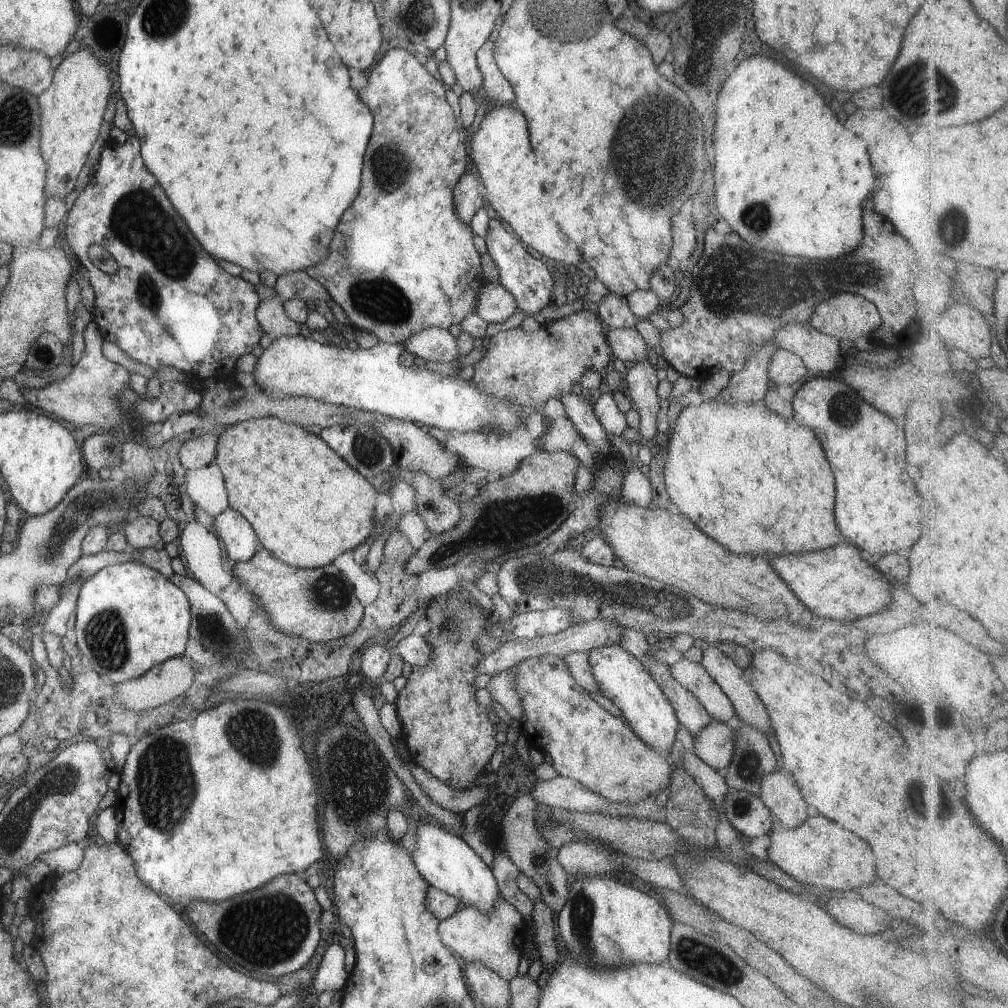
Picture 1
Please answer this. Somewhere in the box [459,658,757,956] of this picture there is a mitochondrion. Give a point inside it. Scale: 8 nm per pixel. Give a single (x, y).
(739, 805)

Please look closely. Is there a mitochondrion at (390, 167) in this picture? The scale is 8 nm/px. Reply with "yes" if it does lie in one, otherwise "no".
yes

